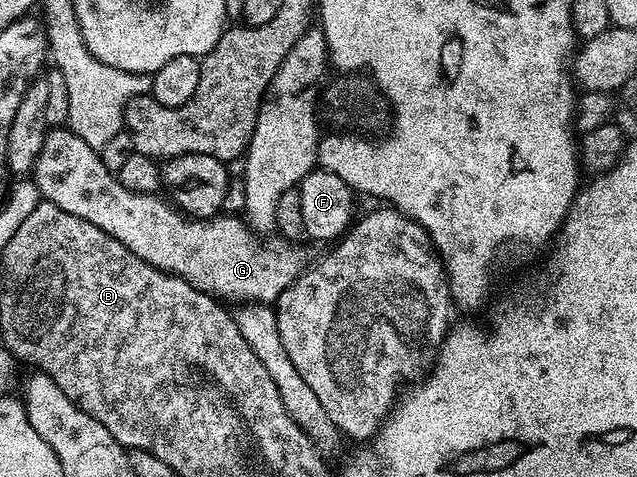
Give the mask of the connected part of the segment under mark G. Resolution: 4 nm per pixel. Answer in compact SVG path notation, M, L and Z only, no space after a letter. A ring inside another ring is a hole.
M70 128L47 130L33 167L33 181L40 195L57 208L61 208L61 212L69 212L69 216L81 216L81 220L97 224L101 232L109 232L109 236L121 240L121 244L125 244L125 248L129 248L133 256L141 256L141 260L153 264L158 270L184 278L190 286L196 286L199 290L228 303L274 304L281 292L285 292L285 288L289 288L299 279L309 262L306 252L302 250L304 247L288 242L286 238L267 236L264 237L267 238L264 242L258 242L255 239L258 238L256 231L252 230L242 217L215 216L210 220L193 218L180 212L170 201L162 202L158 193L142 194L125 188L118 177L105 166L100 158L100 151L85 144L85 140L81 140L81 136L77 136Z

